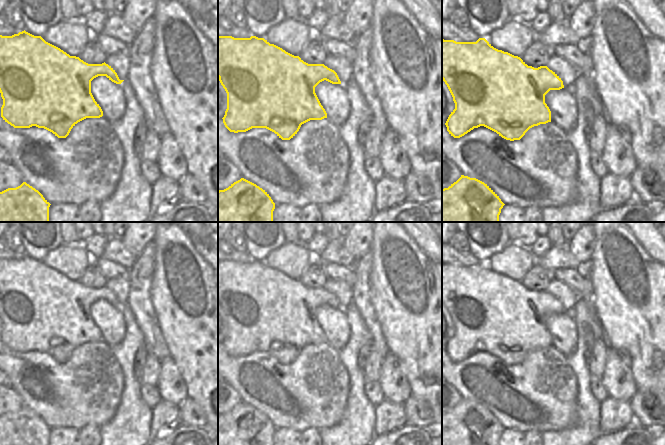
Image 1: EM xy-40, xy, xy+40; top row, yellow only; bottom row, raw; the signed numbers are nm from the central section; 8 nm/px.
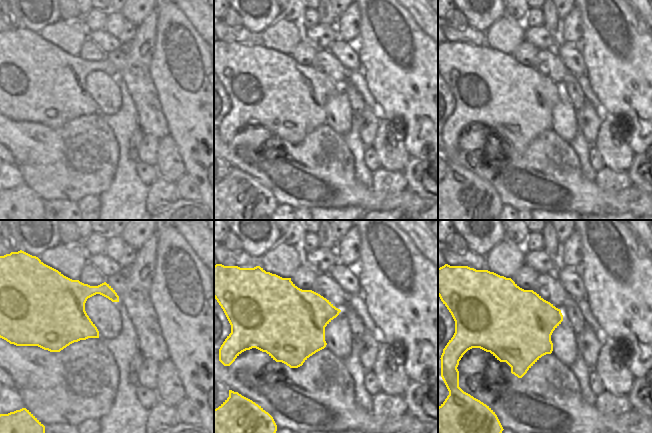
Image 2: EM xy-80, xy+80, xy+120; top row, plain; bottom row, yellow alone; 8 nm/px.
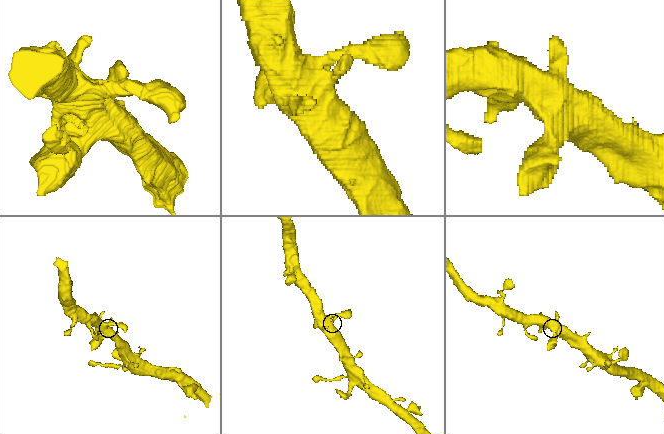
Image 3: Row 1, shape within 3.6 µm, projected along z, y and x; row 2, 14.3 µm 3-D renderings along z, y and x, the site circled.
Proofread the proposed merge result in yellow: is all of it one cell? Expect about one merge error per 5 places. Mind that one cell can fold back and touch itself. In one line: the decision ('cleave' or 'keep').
keep

